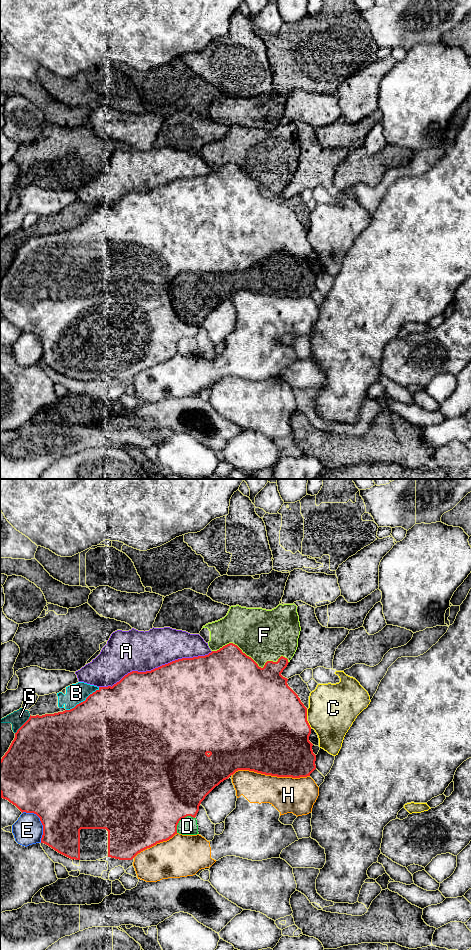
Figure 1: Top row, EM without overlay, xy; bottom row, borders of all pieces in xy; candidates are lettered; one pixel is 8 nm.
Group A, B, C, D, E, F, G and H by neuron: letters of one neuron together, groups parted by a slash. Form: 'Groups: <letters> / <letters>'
Groups: A / B G / C / D / E / F / H

